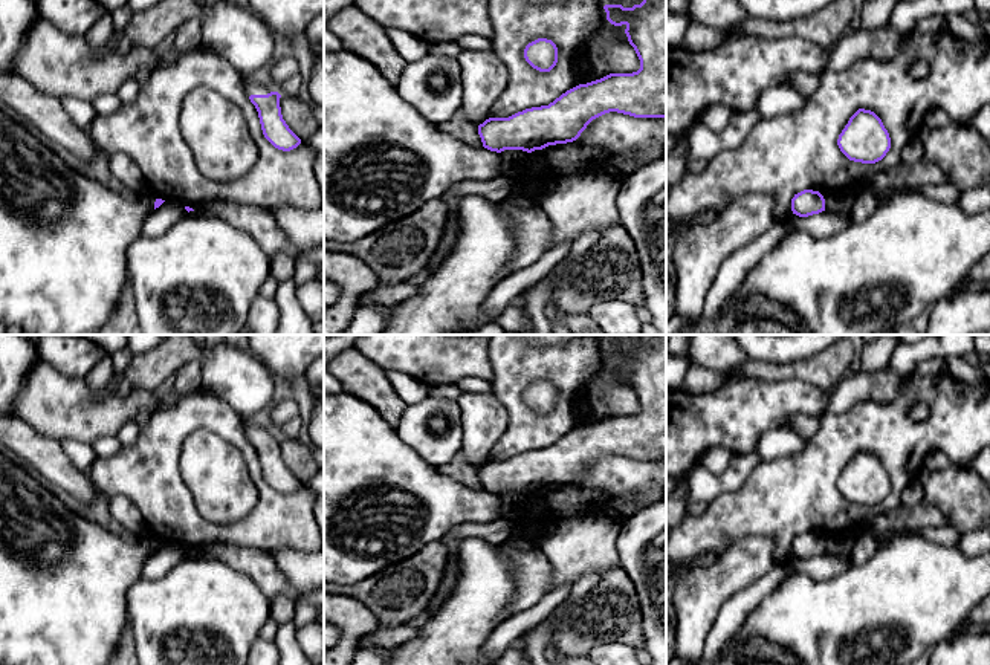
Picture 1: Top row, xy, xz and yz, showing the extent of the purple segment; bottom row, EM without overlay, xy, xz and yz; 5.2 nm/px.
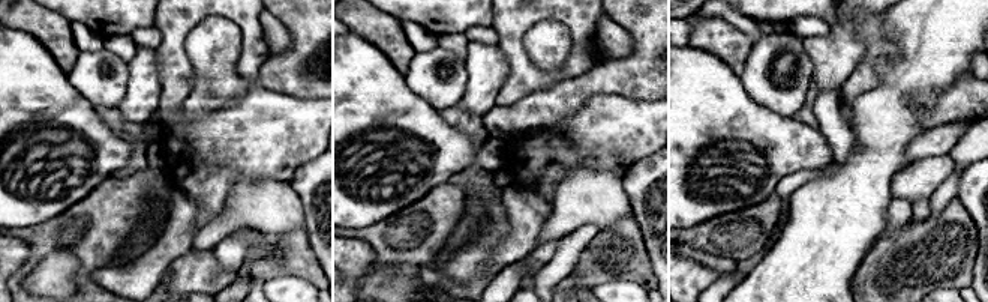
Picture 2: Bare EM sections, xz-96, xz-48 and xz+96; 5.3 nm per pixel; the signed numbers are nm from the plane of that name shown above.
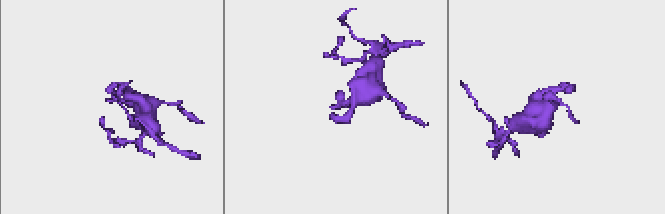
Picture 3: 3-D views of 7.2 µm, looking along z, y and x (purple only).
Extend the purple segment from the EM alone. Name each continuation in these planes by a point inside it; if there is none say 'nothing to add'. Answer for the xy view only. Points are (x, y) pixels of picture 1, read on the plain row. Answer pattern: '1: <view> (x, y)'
1: xy (251, 430)

